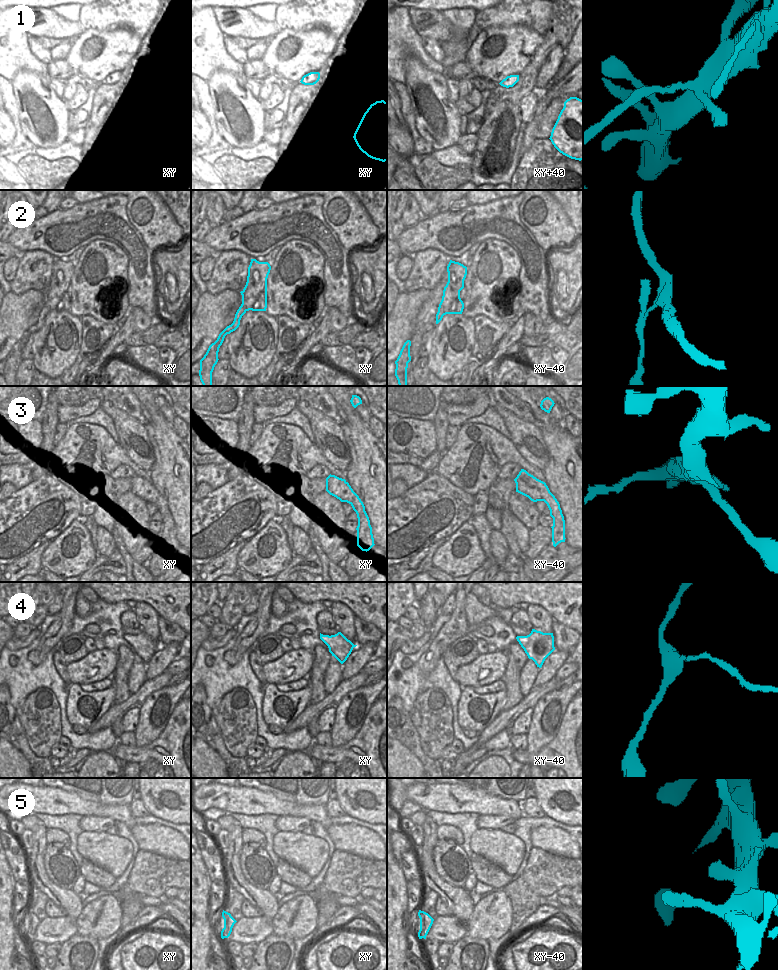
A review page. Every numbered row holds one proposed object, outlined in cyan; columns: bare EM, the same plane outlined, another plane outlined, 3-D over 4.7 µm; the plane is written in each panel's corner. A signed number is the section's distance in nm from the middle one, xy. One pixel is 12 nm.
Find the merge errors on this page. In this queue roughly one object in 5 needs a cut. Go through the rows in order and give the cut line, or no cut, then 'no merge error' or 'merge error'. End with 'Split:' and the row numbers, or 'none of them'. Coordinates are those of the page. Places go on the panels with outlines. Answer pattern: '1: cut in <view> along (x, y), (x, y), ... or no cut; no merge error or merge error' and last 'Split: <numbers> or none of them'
1: cut in xy+40 along (514, 75), (511, 75), (500, 84); merge error
2: cut in xy along (241, 305), (244, 309), (243, 314); merge error
3: no cut; no merge error
4: no cut; no merge error
5: no cut; no merge error
Split: 1, 2

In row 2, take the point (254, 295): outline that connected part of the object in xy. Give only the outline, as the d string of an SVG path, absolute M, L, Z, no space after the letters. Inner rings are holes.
M251 259L248 267L247 282L244 289L240 292L242 295L242 304L245 312L266 311L267 308L267 278L271 266L268 262L259 262Z

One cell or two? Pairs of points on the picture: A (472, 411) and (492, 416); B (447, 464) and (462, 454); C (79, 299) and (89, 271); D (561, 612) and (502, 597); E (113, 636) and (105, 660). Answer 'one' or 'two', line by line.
A: two
B: one
C: one
D: one
E: two

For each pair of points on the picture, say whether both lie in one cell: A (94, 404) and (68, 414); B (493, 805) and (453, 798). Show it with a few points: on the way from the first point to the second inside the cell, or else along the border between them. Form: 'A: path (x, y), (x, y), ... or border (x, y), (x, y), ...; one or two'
A: path (88, 408), (74, 412); one
B: path (483, 804), (477, 801), (463, 800); one

